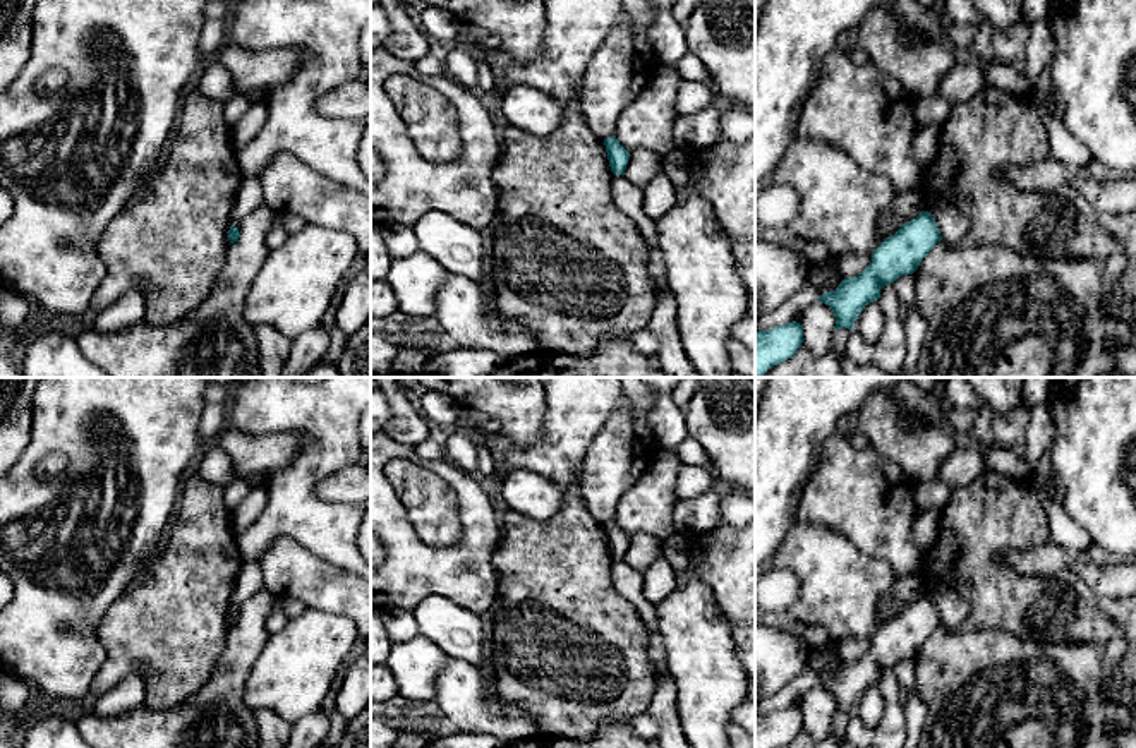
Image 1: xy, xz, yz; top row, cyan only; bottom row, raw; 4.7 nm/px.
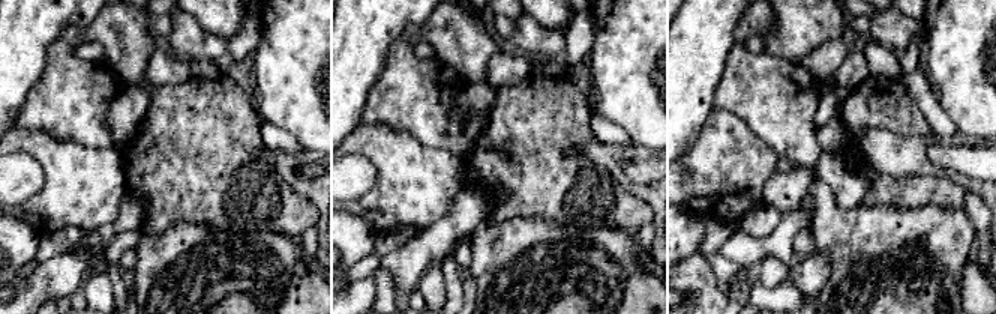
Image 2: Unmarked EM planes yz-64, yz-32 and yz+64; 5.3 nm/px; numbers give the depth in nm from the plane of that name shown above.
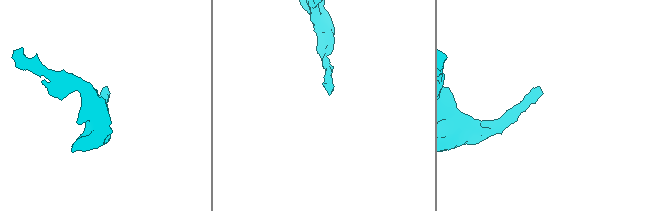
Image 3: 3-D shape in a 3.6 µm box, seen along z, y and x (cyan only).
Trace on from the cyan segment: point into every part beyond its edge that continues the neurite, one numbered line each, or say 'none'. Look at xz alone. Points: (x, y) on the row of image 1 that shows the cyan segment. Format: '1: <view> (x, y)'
none

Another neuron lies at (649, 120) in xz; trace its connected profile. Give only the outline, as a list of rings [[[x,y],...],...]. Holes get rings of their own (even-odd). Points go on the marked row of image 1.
[[[662,65],[642,96],[618,118],[616,139],[628,151],[640,148],[664,156],[676,149],[673,124],[681,84],[671,65]]]

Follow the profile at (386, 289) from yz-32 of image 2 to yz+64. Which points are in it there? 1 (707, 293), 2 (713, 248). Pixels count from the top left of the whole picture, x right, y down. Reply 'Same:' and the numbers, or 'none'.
Same: 2

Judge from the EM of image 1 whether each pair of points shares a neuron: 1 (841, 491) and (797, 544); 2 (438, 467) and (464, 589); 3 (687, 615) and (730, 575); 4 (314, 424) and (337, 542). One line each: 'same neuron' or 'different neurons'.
1: different neurons
2: same neuron
3: different neurons
4: same neuron

